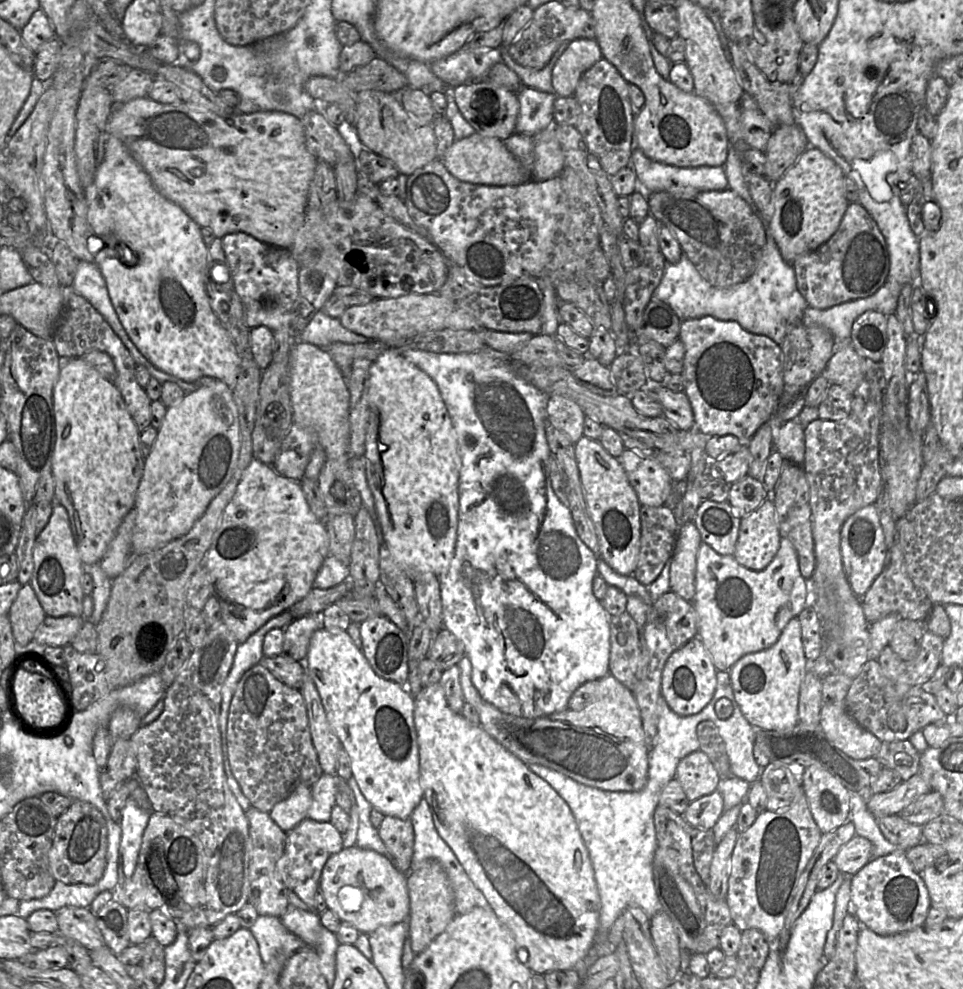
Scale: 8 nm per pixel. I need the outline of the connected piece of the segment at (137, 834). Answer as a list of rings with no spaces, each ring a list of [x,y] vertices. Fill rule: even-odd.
[[[132,798],[126,801],[122,811],[118,863],[122,864],[123,874],[127,879],[132,876],[135,870],[143,833],[147,827],[151,813],[151,811],[140,808]]]

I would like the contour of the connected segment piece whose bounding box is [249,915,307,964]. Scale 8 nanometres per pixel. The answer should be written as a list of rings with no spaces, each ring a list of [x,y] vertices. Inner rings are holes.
[[[259,915],[249,929],[258,942],[264,964],[278,951],[299,951],[307,946],[300,937],[290,932],[277,916]]]

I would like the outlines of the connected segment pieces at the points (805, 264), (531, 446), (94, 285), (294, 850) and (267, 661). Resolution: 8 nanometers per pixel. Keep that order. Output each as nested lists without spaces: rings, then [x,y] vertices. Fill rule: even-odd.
[[[858,201],[849,203],[838,229],[826,243],[792,263],[799,292],[808,306],[816,309],[871,296],[886,281],[889,265],[885,238],[873,217]]]
[[[489,329],[476,331],[488,347],[471,353],[434,353],[408,349],[403,356],[423,370],[437,385],[448,410],[461,457],[459,478],[459,524],[454,557],[445,573],[439,576],[443,626],[456,635],[464,644],[466,656],[472,664],[472,683],[488,703],[500,711],[523,718],[536,718],[568,708],[572,693],[588,681],[598,680],[609,674],[610,628],[609,615],[592,592],[594,577],[601,575],[608,585],[622,590],[627,596],[638,596],[648,606],[654,600],[648,587],[633,575],[621,575],[600,560],[579,538],[571,513],[553,492],[549,476],[549,458],[552,455],[545,434],[548,395],[521,378],[512,368],[512,353],[522,348],[534,336],[529,332],[511,333]]]
[[[79,261],[71,289],[92,304],[120,337],[124,345],[130,351],[136,364],[145,366],[152,377],[156,378],[161,384],[166,381],[175,382],[185,393],[199,389],[199,387],[196,387],[195,383],[185,382],[161,371],[139,351],[118,318],[109,297],[105,279],[96,264]]]
[[[310,818],[301,821],[286,832],[284,853],[278,861],[278,870],[288,890],[293,891],[309,908],[315,910],[315,895],[323,867],[330,856],[343,849],[343,835],[328,822],[318,822]]]
[[[286,654],[277,656],[263,656],[259,662],[271,674],[288,685],[300,689],[305,674],[305,660],[296,661]]]

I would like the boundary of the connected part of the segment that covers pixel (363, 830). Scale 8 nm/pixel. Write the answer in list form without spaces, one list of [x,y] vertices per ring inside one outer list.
[[[353,776],[347,780],[347,783],[353,792],[359,815],[356,846],[376,851],[381,855],[389,856],[389,852],[379,836],[378,829],[373,827],[370,821],[371,804],[361,793]]]

